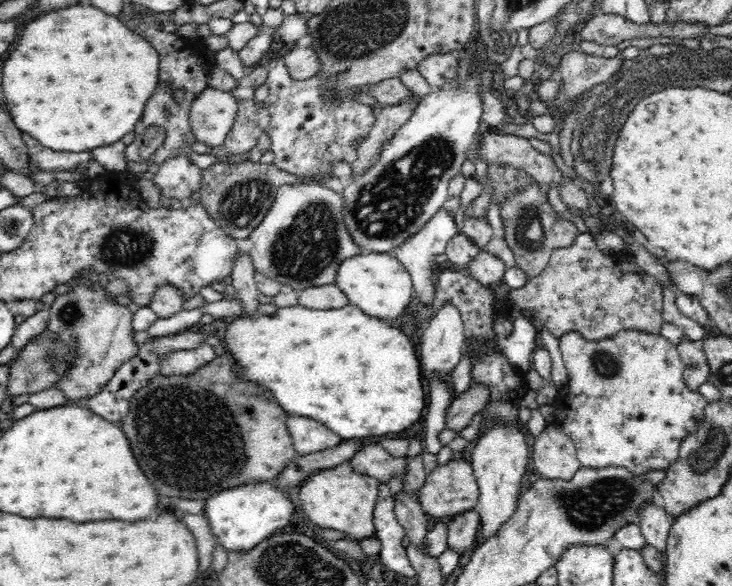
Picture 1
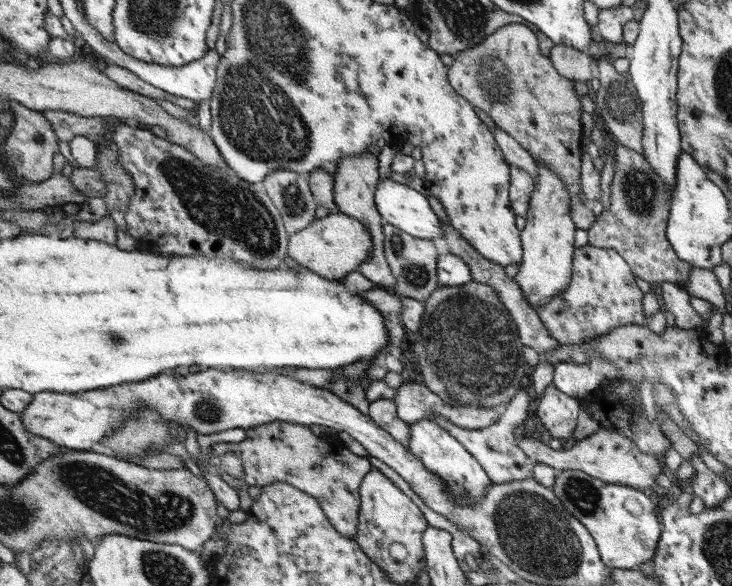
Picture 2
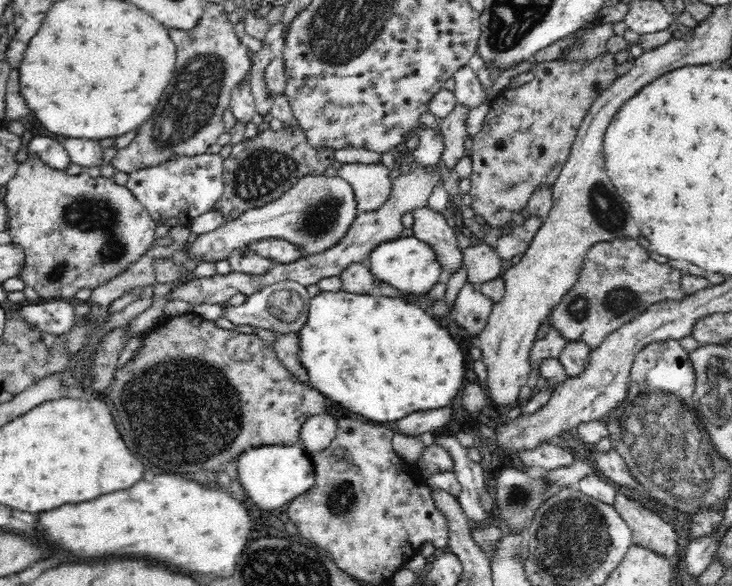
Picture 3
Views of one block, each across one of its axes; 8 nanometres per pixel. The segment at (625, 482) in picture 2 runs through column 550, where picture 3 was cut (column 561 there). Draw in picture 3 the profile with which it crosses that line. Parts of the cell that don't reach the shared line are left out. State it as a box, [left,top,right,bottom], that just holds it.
[516,442,576,470]

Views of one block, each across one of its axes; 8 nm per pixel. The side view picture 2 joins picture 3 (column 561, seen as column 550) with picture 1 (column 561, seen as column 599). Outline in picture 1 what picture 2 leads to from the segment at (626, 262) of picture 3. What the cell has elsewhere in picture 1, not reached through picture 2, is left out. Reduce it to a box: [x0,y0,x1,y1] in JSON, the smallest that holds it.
[508,234,662,342]

